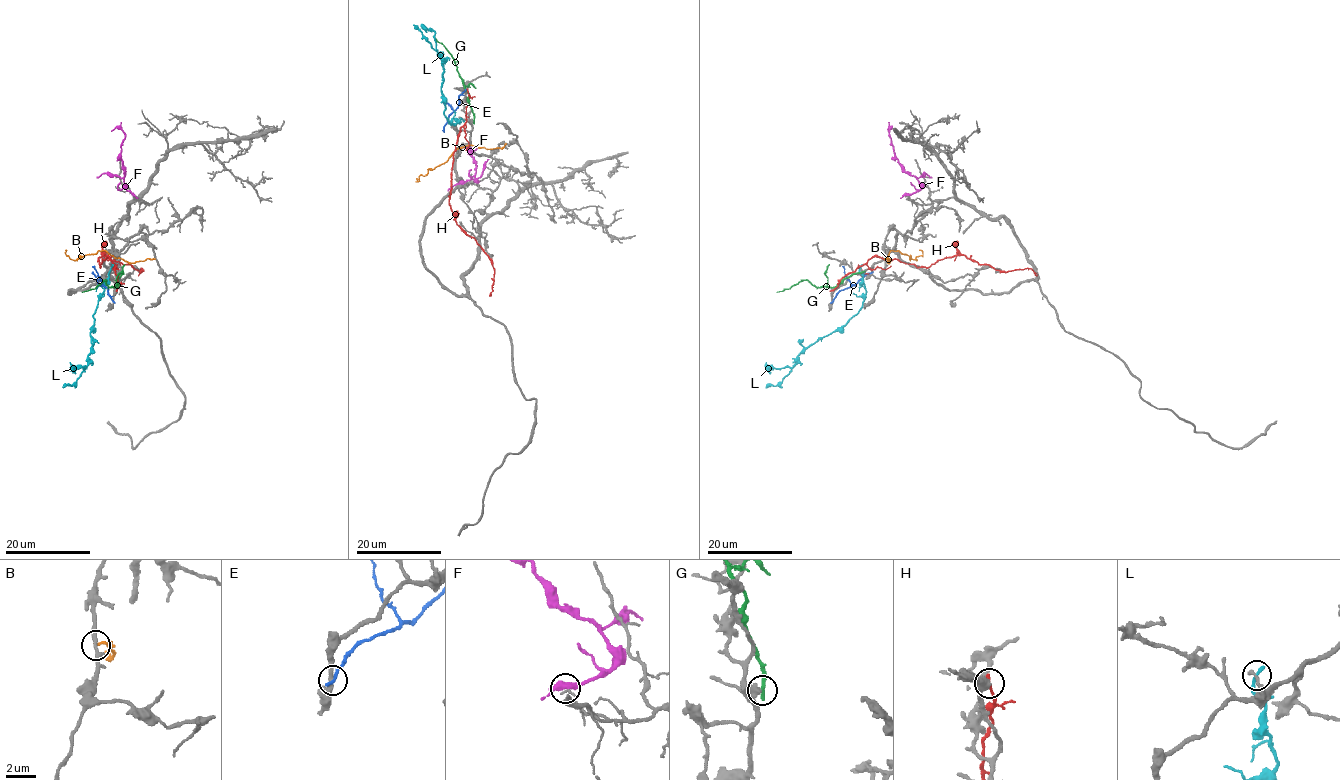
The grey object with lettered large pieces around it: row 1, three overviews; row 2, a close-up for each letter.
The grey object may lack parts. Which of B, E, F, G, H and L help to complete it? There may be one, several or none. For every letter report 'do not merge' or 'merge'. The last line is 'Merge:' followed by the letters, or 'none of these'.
B: do not merge
E: do not merge
F: do not merge
G: do not merge
H: do not merge
L: do not merge
Merge: none of these

